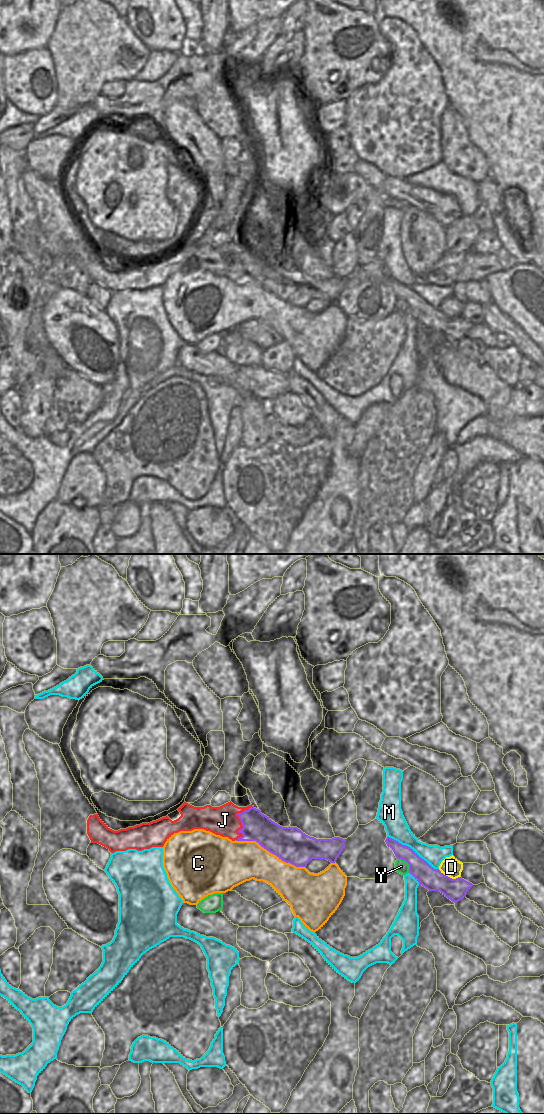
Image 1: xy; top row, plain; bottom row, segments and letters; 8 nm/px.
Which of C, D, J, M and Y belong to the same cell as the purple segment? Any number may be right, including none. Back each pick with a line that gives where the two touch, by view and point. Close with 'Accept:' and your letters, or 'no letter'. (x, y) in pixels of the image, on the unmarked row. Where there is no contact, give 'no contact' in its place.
J: meets purple in xy at (241, 261)
Accept: J

